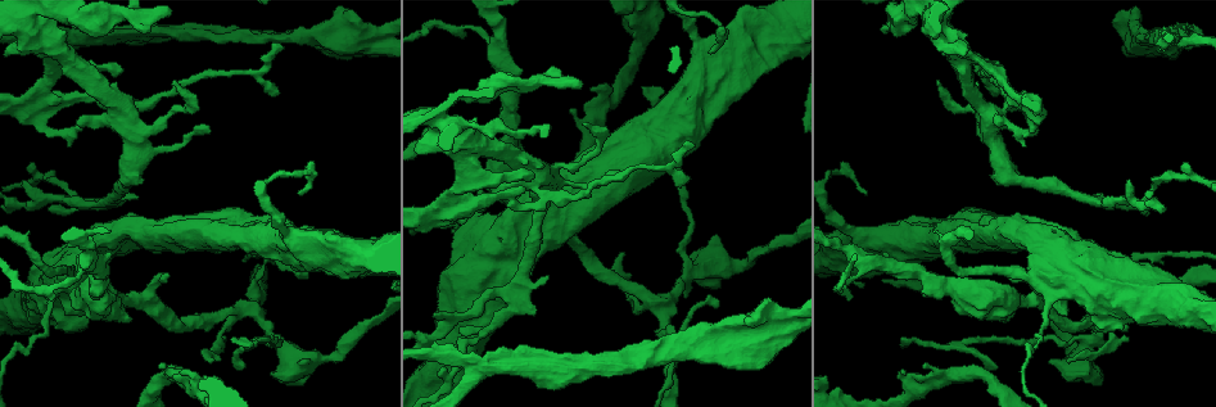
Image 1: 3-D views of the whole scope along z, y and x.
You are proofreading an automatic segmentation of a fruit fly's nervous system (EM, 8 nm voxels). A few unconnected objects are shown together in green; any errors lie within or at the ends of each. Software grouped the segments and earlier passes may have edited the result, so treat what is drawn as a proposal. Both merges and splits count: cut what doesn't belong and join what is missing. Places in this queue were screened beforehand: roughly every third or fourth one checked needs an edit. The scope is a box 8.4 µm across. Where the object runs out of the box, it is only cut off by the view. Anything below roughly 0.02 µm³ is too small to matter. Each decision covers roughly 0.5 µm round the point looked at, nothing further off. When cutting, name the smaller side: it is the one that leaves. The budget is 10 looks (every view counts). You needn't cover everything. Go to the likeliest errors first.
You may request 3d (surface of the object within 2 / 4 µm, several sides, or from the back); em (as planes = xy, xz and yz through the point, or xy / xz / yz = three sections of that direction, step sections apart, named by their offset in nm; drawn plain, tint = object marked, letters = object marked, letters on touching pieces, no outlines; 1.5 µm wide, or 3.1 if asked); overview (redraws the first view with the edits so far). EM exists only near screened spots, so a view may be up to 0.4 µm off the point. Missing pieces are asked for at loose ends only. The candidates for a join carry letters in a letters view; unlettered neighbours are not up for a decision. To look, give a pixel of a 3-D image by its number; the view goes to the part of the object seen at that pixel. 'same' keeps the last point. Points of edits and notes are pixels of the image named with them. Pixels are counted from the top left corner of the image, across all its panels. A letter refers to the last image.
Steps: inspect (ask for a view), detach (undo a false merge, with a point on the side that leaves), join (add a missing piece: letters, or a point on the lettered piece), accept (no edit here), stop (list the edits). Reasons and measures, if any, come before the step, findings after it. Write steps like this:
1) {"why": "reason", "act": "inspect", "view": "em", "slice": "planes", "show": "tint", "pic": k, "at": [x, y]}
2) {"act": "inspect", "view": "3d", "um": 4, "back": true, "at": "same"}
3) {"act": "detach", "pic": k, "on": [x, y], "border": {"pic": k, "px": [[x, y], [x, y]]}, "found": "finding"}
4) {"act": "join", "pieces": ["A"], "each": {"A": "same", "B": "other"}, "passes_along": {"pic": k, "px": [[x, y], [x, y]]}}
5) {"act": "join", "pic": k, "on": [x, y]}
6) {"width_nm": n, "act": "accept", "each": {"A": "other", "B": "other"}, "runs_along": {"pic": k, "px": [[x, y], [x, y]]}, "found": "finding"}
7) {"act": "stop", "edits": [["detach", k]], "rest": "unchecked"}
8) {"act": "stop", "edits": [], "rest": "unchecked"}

{"why": "an open end", "act": "inspect", "view": "3d", "um": 4, "pic": 1, "at": [900, 371]}

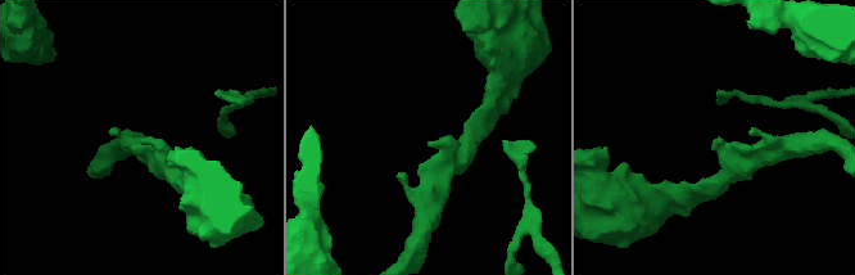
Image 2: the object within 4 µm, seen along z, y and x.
{"act": "inspect", "view": "em", "slice": "xy", "step": 4, "show": "letters", "pic": 2, "at": [717, 139]}

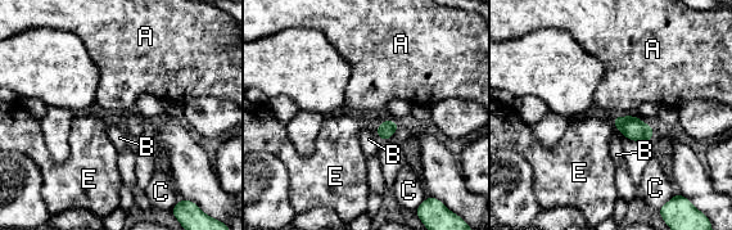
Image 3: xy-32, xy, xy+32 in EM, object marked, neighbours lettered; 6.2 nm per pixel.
{"act": "inspect", "view": "em", "slice": "planes", "show": "letters", "at": "same"}

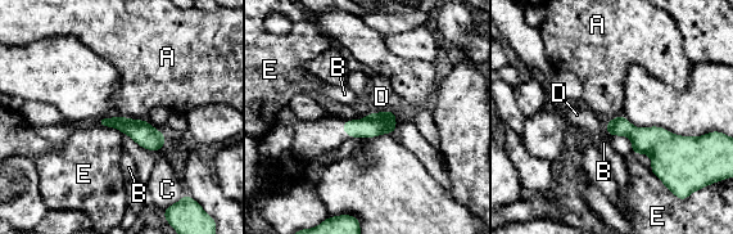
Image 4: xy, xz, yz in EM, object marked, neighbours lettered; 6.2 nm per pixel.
{"act": "join", "pieces": ["D"], "each": {"A": "other", "B": "other", "C": "other", "D": "same", "E": "other"}, "passes_along": {"pic": 4, "px": [[374, 125], [380, 112], [381, 97]]}, "found": "it goes on there"}

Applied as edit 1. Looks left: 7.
{"act": "inspect", "view": "overview"}

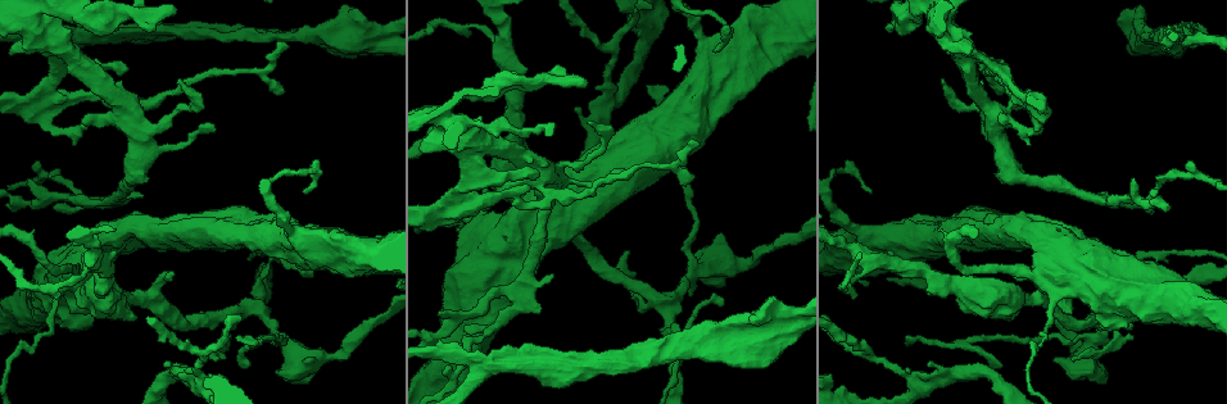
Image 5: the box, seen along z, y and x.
{"why": "thick end", "act": "inspect", "view": "em", "slice": "yz", "step": 8, "show": "letters", "pic": 5, "at": [536, 272]}

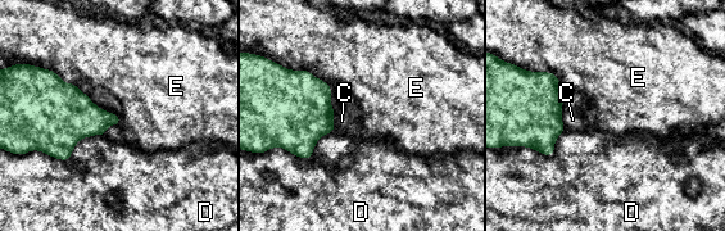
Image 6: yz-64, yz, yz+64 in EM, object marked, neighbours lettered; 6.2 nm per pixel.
{"why": "another direction", "act": "inspect", "view": "em", "slice": "planes", "show": "letters", "at": "same"}

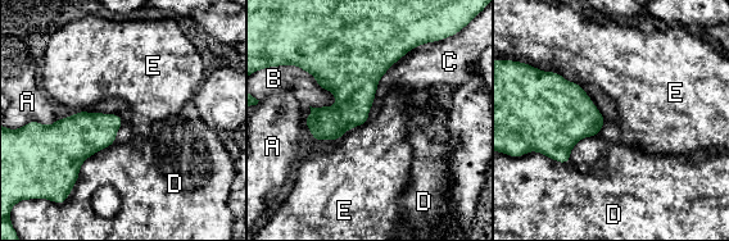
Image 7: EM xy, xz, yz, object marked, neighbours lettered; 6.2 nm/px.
{"longest_contact_nm": ["C", 480], "act": "accept", "each": {"A": "other", "B": "other", "C": "other", "D": "other", "E": "other"}, "border": {"pic": 7, "px": [[542, 69], [558, 72], [582, 86]]}, "found": "no lettered piece goes on from it"}

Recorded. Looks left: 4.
{"why": "calibre changes", "act": "inspect", "view": "em", "slice": "xz", "step": 8, "show": "tint", "pic": 5, "at": [48, 318]}

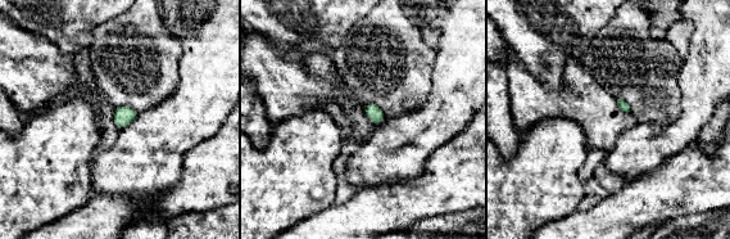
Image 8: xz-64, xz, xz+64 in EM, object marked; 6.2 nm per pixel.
{"why": "another direction", "act": "inspect", "view": "em", "slice": "planes", "show": "tint", "at": "same"}

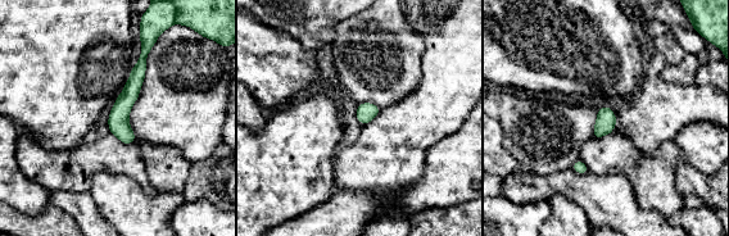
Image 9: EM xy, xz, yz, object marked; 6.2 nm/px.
{"why": "what lies round it", "act": "inspect", "view": "em", "slice": "planes", "show": "letters", "at": "same"}

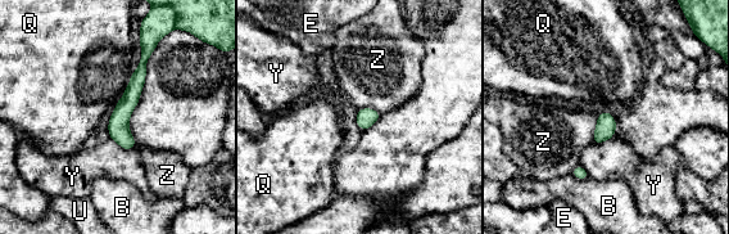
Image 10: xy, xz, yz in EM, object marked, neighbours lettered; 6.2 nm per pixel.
{"act": "accept", "each": {"B": "other", "E": "other", "Q": "other", "U": "other", "Y": "other", "Z": "other"}, "runs_along": {"pic": 10, "px": [[145, 52], [122, 111], [125, 145]]}, "found": "continuous, no second neuron"}

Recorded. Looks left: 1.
{"act": "stop", "edits": [["join", 4]], "rest": "unchecked"}

